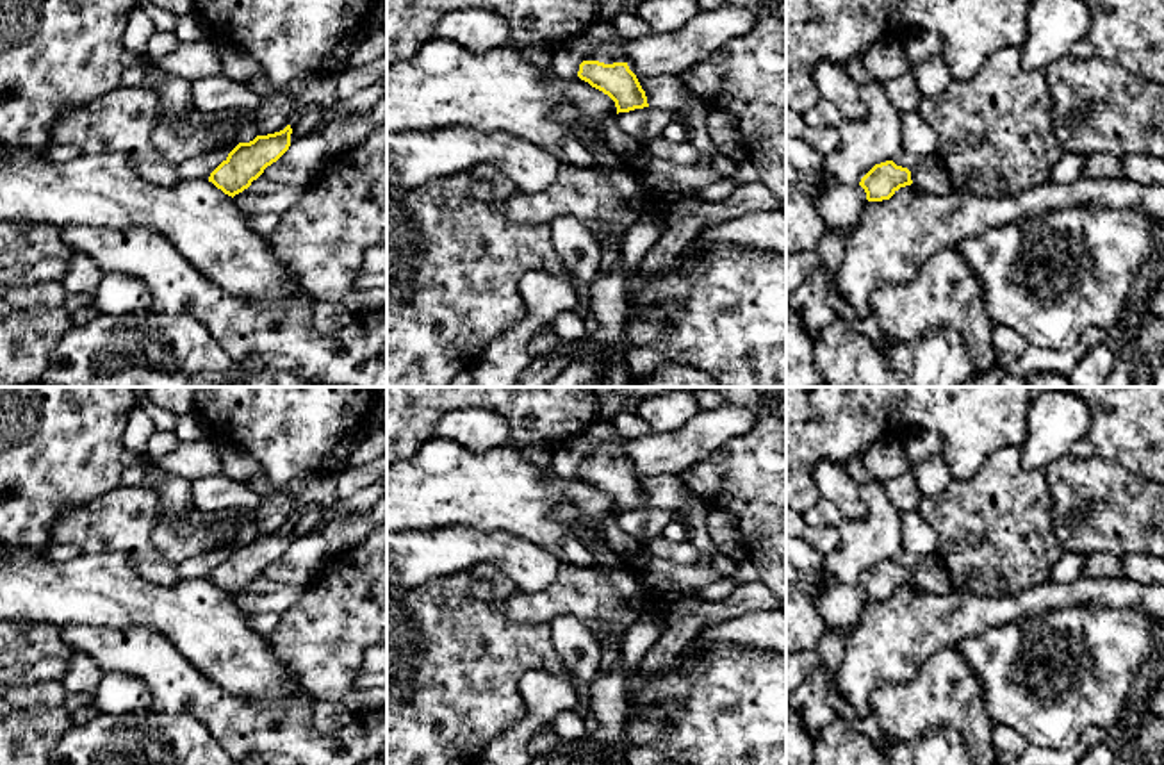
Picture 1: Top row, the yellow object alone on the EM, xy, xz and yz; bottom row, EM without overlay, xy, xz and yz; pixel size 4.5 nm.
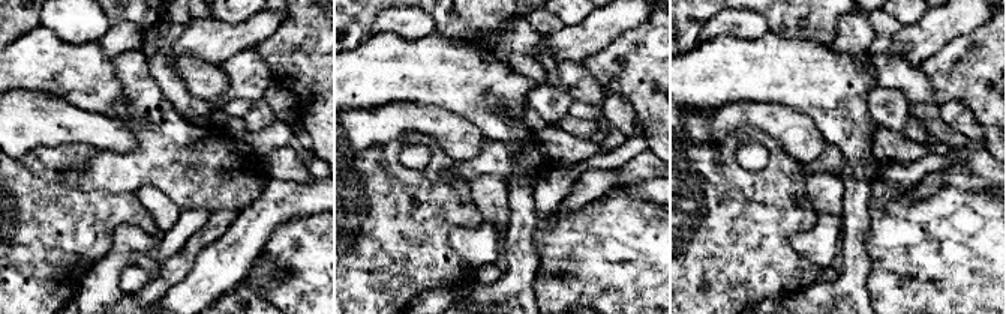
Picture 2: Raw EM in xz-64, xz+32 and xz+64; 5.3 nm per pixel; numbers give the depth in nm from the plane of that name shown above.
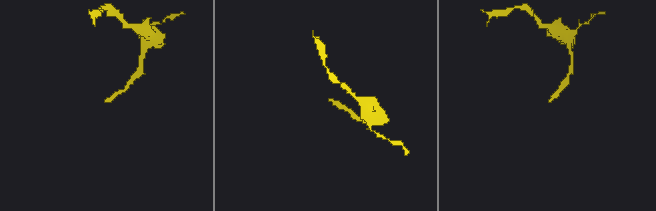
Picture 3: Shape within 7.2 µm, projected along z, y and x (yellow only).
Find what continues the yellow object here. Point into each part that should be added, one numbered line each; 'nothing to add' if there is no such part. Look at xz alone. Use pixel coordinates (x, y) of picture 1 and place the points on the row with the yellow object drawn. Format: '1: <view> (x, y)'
1: xz (608, 52)

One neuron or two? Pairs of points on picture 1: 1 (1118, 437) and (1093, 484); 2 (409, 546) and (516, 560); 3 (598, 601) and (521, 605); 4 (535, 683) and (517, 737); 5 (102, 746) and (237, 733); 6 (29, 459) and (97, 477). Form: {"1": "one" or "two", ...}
{"1": "two", "2": "one", "3": "one", "4": "one", "5": "two", "6": "one"}

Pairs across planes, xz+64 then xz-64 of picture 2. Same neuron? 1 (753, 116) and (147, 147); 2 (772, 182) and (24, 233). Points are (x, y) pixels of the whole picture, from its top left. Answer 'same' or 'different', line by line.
1: different
2: same

